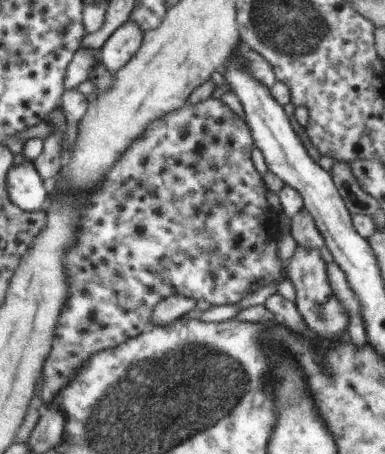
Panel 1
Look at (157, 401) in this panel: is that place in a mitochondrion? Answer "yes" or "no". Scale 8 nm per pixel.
yes

